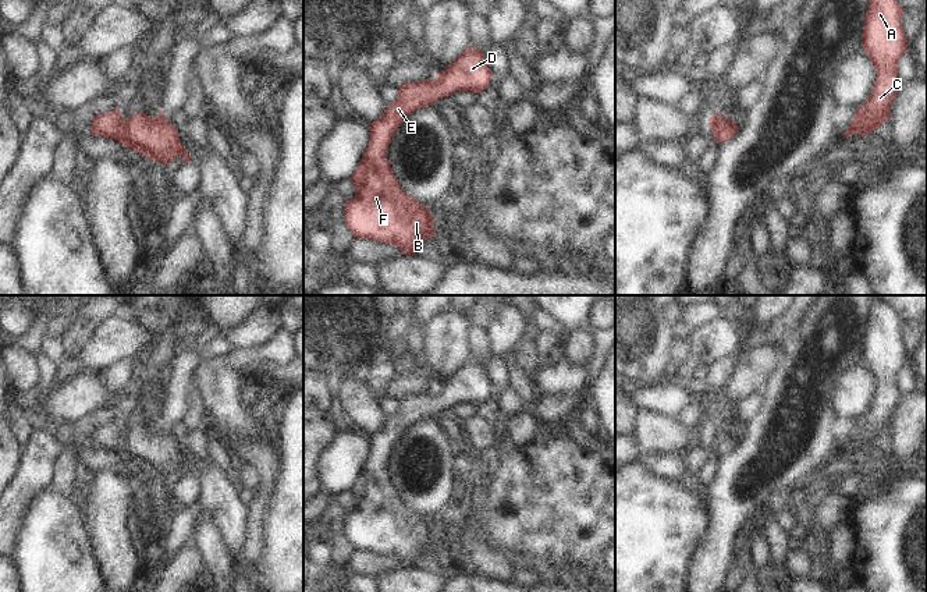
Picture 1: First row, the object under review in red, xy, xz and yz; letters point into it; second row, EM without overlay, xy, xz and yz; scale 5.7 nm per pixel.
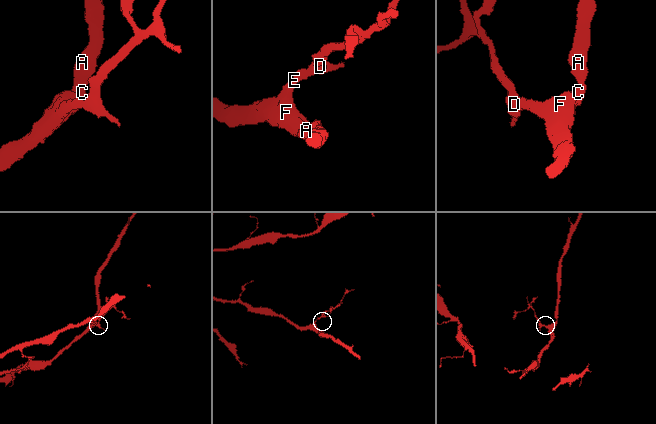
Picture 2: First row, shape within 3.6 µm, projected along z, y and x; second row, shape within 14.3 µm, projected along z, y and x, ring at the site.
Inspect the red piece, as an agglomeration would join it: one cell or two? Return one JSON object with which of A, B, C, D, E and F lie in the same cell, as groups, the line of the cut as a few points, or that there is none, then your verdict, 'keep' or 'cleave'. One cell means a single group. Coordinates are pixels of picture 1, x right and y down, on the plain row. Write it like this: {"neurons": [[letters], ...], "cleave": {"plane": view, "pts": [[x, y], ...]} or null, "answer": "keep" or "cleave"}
{"neurons": [["A", "B", "C", "D", "E", "F"]], "cleave": null, "answer": "keep"}

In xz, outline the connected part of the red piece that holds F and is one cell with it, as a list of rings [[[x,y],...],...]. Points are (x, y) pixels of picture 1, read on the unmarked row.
[[[472,358],[436,390],[405,394],[397,412],[387,416],[379,432],[369,435],[370,451],[354,488],[355,508],[347,511],[344,535],[355,550],[394,556],[401,566],[413,567],[420,550],[433,550],[433,525],[399,497],[387,461],[394,444],[415,422],[431,418],[455,403],[477,405],[489,400],[491,384],[484,365]]]

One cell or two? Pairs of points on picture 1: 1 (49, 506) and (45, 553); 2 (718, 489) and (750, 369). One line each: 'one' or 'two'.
1: one
2: two

